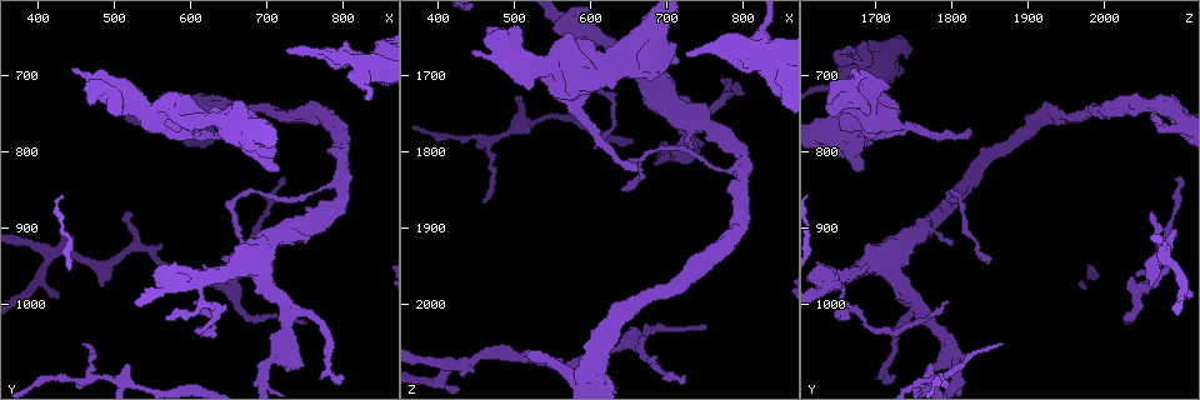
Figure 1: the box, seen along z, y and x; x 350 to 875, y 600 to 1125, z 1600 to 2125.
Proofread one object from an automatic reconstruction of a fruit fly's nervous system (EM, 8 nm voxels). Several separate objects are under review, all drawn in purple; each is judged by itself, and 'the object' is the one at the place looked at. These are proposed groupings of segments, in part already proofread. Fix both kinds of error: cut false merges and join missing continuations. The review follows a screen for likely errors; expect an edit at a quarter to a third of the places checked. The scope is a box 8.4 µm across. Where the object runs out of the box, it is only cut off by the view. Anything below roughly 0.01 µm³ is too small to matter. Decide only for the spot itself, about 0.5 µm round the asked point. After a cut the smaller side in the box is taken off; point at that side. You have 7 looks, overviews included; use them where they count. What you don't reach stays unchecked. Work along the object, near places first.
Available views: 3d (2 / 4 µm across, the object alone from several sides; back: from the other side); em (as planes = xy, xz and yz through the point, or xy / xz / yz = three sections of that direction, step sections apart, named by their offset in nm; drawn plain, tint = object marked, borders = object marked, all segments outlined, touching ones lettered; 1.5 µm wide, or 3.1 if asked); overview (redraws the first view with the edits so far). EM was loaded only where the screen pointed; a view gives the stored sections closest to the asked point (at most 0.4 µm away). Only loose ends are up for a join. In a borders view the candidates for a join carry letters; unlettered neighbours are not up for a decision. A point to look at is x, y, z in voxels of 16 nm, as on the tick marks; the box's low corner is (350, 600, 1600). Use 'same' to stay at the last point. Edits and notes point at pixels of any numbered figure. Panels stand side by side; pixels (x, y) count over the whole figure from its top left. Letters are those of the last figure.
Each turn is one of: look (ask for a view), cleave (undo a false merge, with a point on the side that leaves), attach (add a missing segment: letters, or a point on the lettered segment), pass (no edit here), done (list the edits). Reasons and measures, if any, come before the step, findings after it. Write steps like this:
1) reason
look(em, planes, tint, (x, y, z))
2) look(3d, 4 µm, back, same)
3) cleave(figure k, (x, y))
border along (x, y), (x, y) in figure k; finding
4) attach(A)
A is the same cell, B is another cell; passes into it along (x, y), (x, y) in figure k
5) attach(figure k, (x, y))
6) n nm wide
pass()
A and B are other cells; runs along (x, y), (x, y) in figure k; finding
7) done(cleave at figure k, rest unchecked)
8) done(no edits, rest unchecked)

tapers out
look(em, xz, step 4, borders, (570, 1020, 1650))

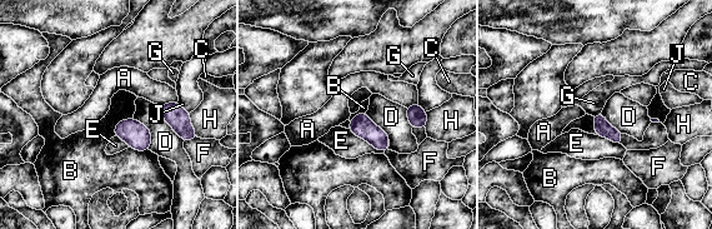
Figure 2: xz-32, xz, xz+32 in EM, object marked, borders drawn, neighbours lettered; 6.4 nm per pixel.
100 nm wide
pass()
A, B, C, D, E, F, G, H and J are other cells; none of them fits

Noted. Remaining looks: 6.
branch stops here
look(3d, 4 µm, (660, 770, 1820))

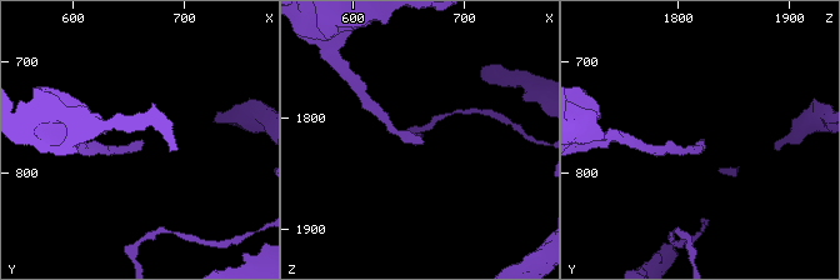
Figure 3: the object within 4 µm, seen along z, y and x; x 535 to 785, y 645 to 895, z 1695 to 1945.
shape alone is not enough
look(em, xz, step 4, tint, (662, 770, 1822))

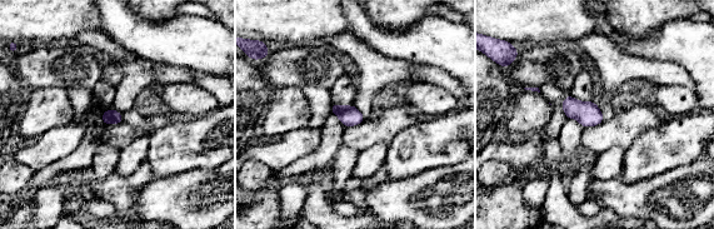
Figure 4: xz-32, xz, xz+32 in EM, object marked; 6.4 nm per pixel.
look(em, planes, borders, same)

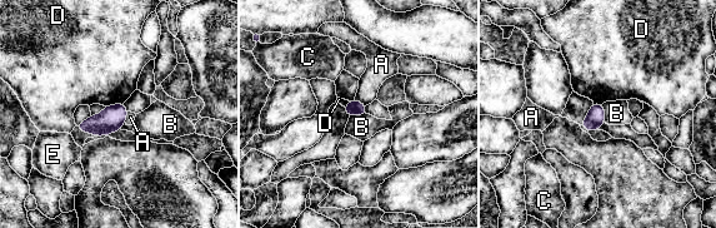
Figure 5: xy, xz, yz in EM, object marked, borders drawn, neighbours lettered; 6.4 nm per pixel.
pass()
A, B, C, D and E are other cells; border along (123, 102), (105, 107) in figure 5; none of them fits

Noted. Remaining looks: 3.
an open end
look(3d, 4 µm, (525, 885, 2060))

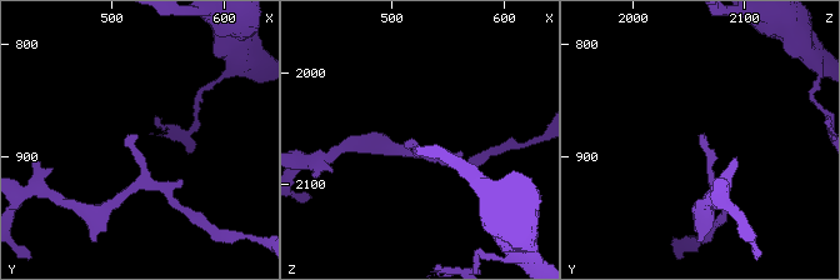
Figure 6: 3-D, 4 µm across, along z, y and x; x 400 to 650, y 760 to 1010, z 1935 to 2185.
look(em, planes, borders, (520, 884, 2060))

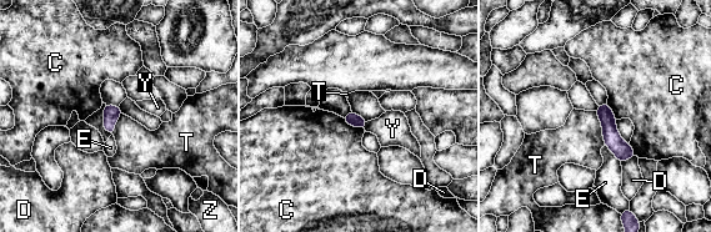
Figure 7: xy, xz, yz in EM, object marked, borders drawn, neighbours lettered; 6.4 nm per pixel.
pass()
C, D, E, T, Y and Z are other cells; runs along (601, 109), (611, 137), (629, 155) in figure 7; none of them fits

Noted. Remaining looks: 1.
done(no edits, rest unchecked)

